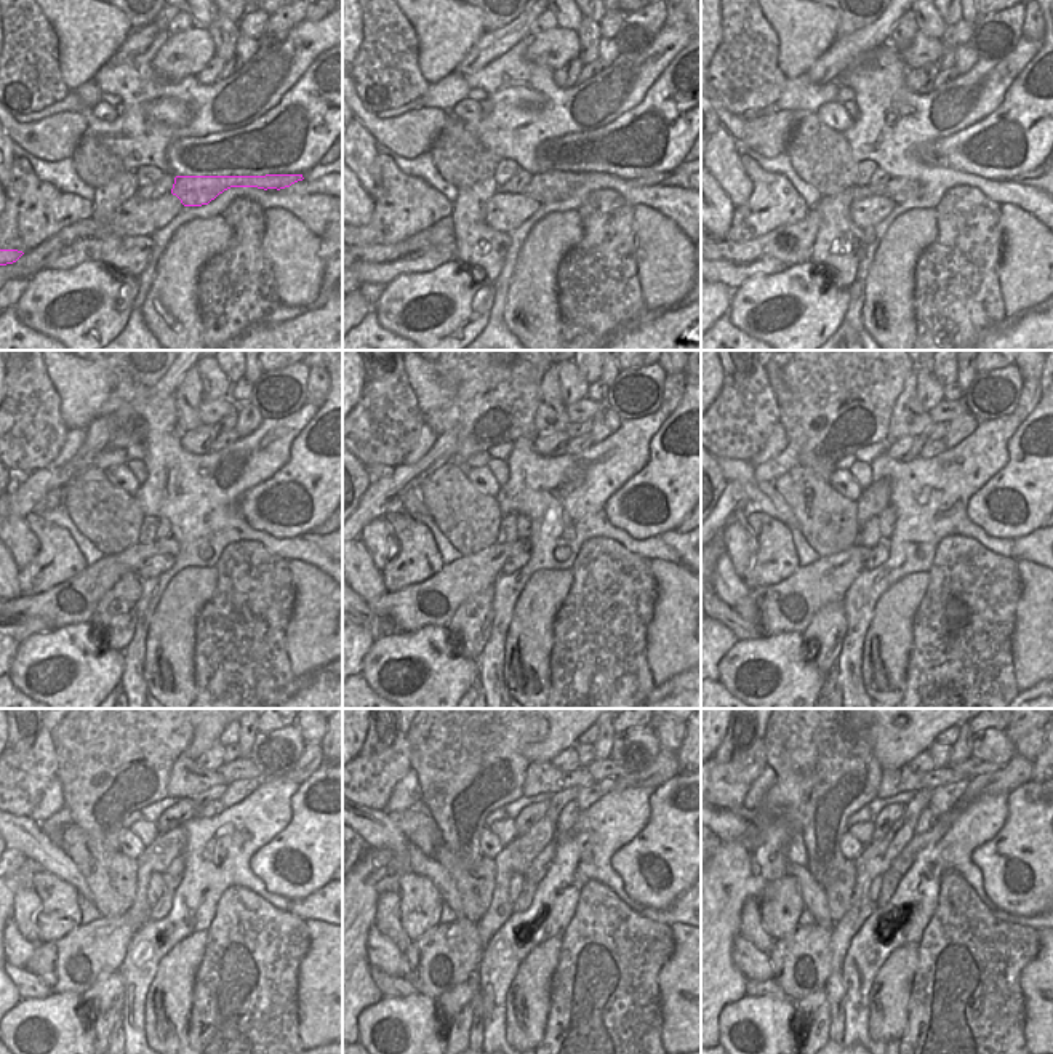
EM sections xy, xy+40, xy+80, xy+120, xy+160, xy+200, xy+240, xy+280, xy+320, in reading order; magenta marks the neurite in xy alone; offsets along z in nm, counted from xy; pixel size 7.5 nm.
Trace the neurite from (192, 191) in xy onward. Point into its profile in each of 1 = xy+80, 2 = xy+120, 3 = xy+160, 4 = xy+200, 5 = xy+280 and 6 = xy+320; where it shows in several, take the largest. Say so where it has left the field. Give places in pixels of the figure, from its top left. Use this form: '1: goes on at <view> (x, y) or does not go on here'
1: goes on at xy+80 (896, 189)
2: goes on at xy+120 (74, 602)
3: goes on at xy+160 (432, 603)
4: goes on at xy+200 (788, 606)
5: goes on at xy+280 (447, 955)
6: goes on at xy+320 (802, 962)

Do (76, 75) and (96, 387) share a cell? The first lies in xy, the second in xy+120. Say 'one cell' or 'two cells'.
one cell

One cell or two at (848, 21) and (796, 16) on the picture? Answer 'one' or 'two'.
two

